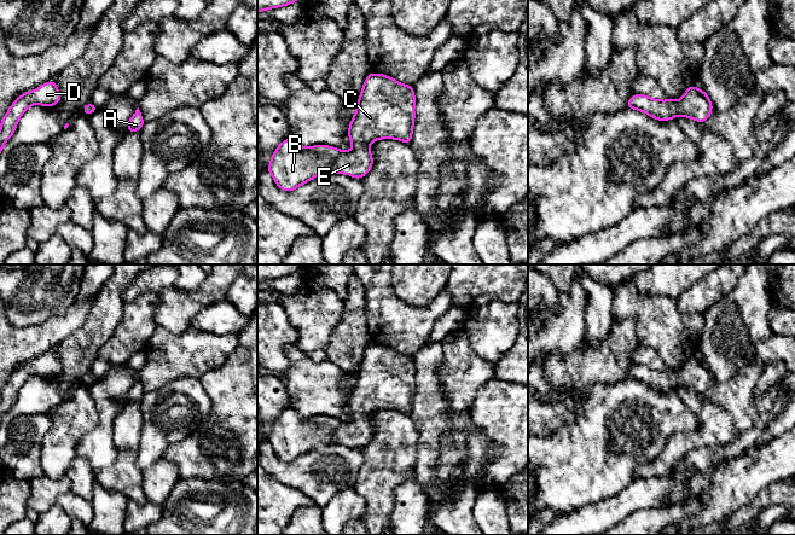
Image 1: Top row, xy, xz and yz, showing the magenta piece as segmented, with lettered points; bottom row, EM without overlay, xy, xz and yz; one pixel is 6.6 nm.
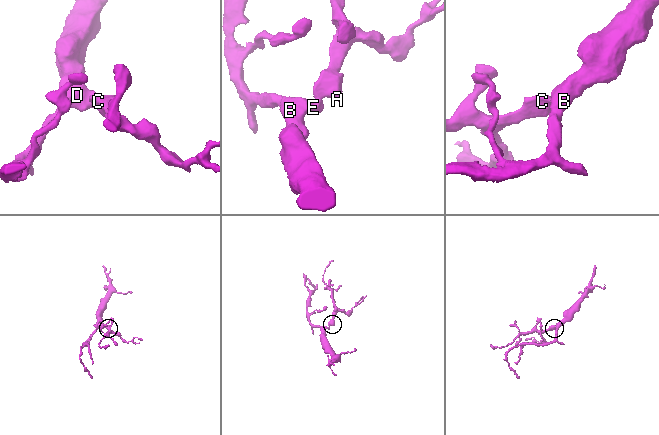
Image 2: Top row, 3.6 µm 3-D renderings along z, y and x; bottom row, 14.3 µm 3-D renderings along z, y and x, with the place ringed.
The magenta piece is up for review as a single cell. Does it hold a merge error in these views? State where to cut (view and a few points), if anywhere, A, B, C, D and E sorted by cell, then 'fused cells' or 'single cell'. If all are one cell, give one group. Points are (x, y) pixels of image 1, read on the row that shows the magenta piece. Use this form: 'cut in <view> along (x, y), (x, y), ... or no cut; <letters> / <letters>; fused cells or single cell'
no cut; A B C D E; single cell

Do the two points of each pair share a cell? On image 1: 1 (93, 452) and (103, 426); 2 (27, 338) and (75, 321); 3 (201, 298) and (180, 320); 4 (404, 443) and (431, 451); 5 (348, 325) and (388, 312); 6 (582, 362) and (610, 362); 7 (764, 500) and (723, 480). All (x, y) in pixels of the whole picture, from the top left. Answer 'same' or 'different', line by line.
1: same
2: same
3: same
4: different
5: different
6: same
7: different

